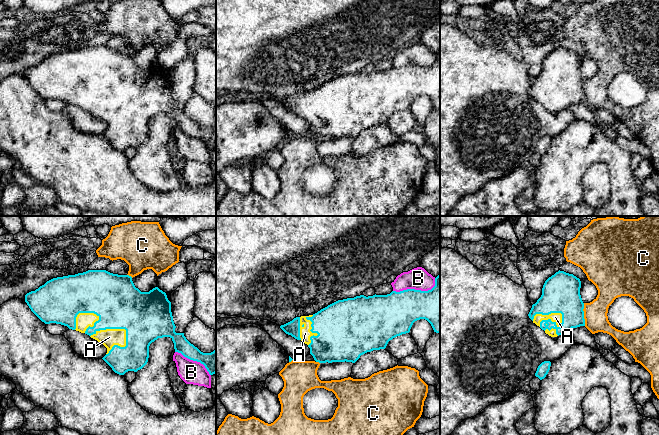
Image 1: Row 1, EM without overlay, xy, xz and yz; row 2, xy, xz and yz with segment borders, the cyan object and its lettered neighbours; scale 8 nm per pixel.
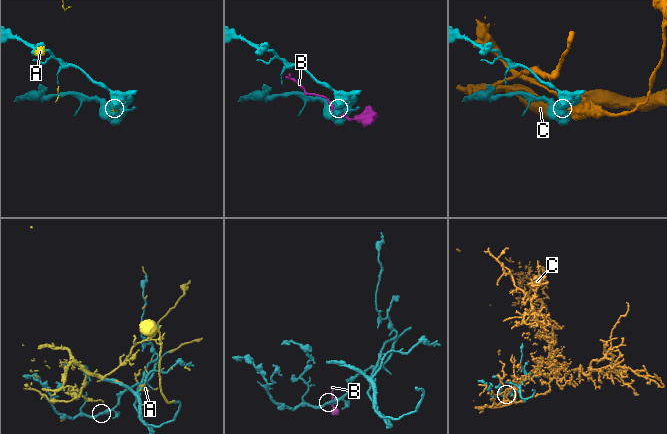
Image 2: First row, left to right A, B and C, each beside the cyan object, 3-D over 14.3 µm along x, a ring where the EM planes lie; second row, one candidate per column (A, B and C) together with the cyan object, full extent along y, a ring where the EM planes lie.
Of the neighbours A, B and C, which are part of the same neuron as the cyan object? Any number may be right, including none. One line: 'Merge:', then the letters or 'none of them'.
Merge: A

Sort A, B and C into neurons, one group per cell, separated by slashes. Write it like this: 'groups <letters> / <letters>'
groups A / B / C

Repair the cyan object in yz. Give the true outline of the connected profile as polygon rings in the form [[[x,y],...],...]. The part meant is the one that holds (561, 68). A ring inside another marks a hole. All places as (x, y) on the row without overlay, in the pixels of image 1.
[[[559,46],[545,57],[542,71],[532,81],[529,94],[551,113],[585,102],[580,64],[579,54]]]

